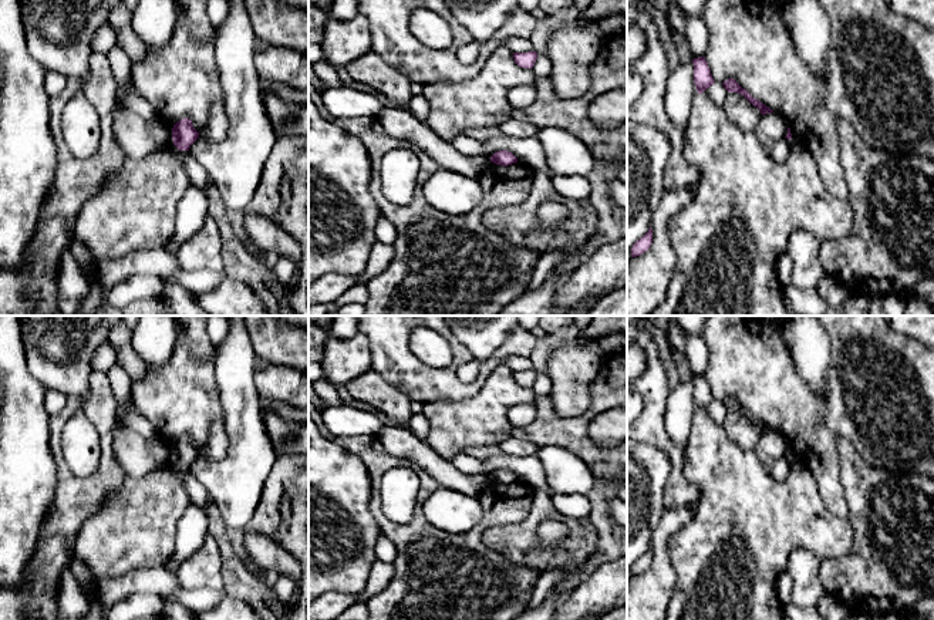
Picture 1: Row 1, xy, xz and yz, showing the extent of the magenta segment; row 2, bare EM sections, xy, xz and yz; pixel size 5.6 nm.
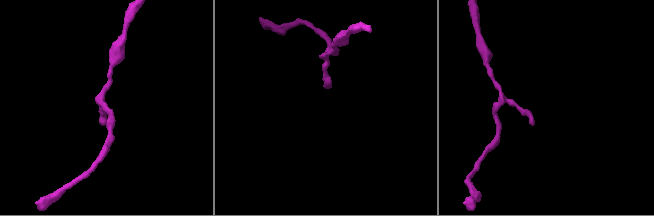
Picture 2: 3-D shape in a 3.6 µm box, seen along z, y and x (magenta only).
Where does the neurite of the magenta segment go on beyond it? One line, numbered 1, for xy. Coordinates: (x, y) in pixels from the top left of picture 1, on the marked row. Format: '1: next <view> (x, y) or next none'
1: next none

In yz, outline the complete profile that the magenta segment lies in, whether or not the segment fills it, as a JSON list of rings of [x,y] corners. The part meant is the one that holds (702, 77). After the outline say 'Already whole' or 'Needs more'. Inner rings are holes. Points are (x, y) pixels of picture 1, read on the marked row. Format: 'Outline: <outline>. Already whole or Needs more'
Outline: [[[698,57],[692,60],[694,64],[694,82],[698,94],[702,94],[707,88],[714,85],[714,78],[705,57]]]. Already whole

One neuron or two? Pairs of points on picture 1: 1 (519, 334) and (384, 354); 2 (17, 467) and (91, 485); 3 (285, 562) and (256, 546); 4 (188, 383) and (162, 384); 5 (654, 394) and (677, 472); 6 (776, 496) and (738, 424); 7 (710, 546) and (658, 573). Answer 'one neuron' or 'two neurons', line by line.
1: one neuron
2: two neurons
3: one neuron
4: one neuron
5: one neuron
6: two neurons
7: two neurons

